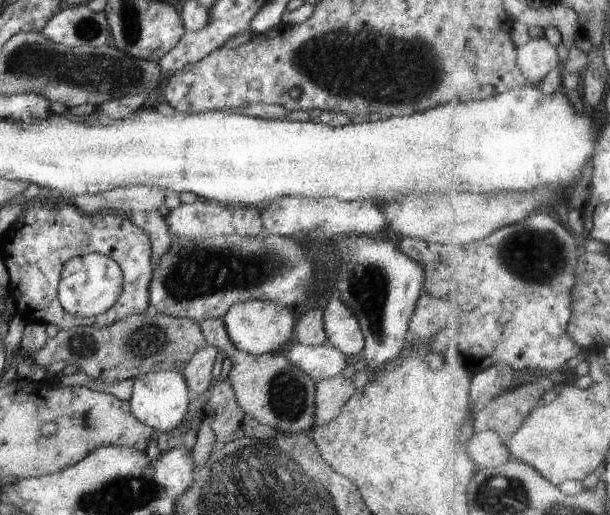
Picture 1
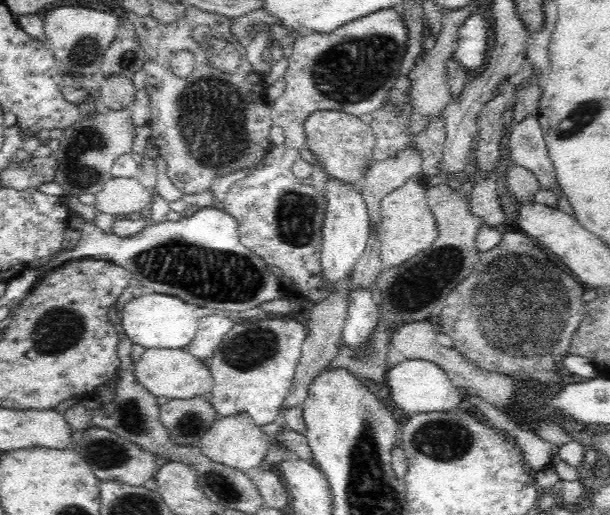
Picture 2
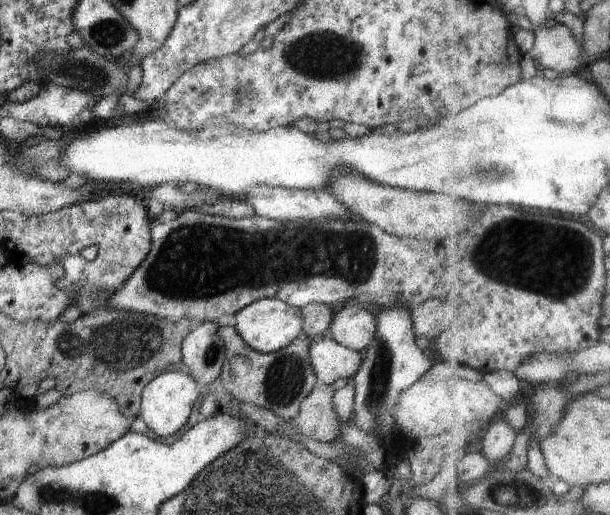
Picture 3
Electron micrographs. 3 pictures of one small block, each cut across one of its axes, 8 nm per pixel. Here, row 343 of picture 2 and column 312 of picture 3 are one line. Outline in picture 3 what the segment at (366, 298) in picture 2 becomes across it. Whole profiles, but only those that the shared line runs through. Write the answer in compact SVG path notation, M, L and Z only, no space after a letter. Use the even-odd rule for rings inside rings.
M331 336L311 340L310 362L317 380L333 385L336 380L352 378L362 366L362 353L338 344Z

